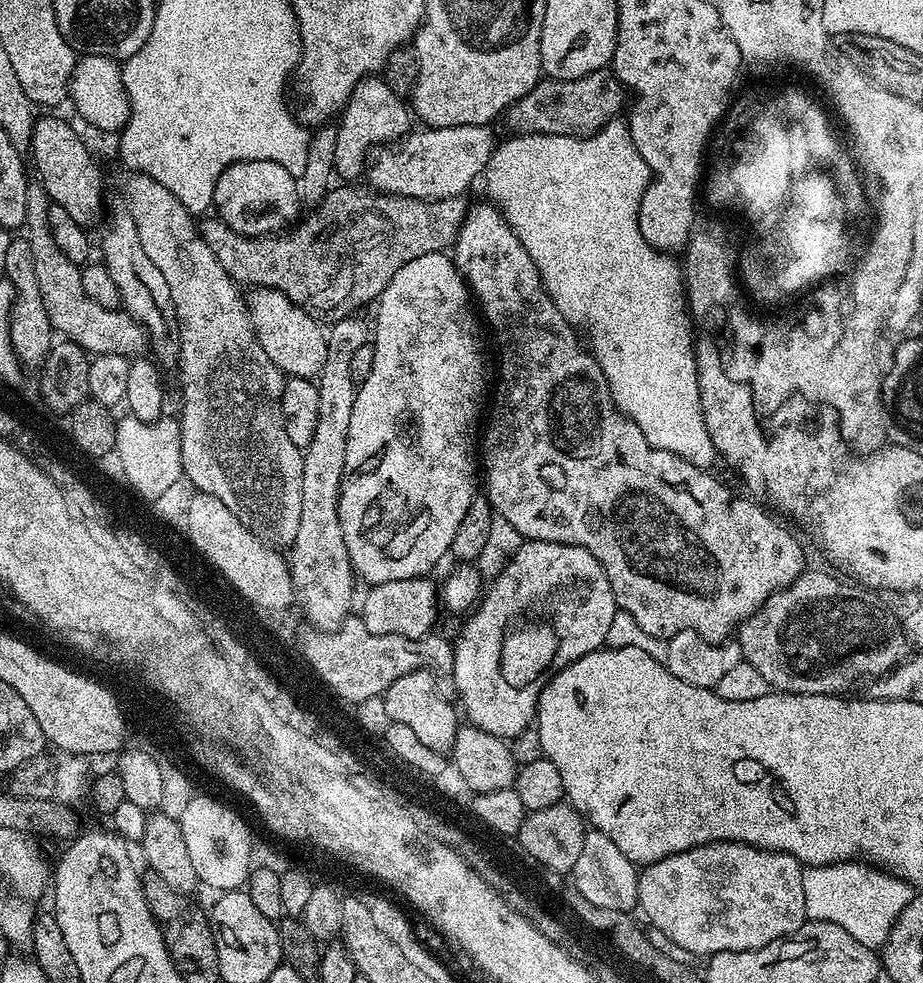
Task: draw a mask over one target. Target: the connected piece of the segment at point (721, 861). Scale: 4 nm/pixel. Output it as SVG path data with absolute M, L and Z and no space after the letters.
M715 840L712 844L703 844L697 848L691 848L678 854L670 854L653 864L645 864L639 869L638 894L639 911L648 915L648 924L661 931L672 943L676 943L691 953L693 957L707 958L719 952L745 952L746 950L758 950L775 940L781 940L792 932L797 932L806 923L806 894L802 894L802 878L804 868L800 861L795 860L785 852L767 852L765 848L755 848L749 844L739 844L733 840Z

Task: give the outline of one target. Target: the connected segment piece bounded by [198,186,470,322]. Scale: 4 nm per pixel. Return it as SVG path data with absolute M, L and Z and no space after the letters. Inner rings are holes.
M336 186L327 193L325 199L314 208L311 213L313 216L305 215L295 226L279 234L243 236L230 230L230 226L226 226L226 222L219 218L201 219L198 224L200 234L206 246L214 250L218 262L222 262L222 266L237 285L273 288L286 294L290 302L306 310L306 314L310 314L314 319L331 322L359 313L363 304L371 305L379 301L390 278L394 278L394 274L398 274L398 270L402 270L406 262L414 262L414 258L422 258L422 254L451 249L470 207L467 199L458 196L441 200L419 200L409 196L390 196L386 192L369 190L367 187L340 187L344 188Z

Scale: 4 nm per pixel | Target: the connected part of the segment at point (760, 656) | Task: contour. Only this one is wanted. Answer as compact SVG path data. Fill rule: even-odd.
M805 570L795 582L774 593L749 620L740 625L738 643L743 663L759 670L769 689L835 696L847 693L847 688L854 687L859 680L883 676L900 663L902 653L892 648L892 632L901 631L901 621L897 617L895 620L876 601L875 591L852 582L844 583L848 584L839 584L828 572Z

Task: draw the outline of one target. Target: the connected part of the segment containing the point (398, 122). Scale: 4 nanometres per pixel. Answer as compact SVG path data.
M379 75L366 76L358 82L358 86L354 86L354 90L350 94L350 98L346 101L342 111L339 113L338 121L335 125L337 141L334 149L335 175L344 179L344 182L356 182L356 180L365 175L366 165L369 163L370 157L375 149L391 144L407 136L410 131L408 125L408 116L410 117L410 108L407 103L398 94L394 94L394 90L390 90L390 86L386 86L386 82Z

